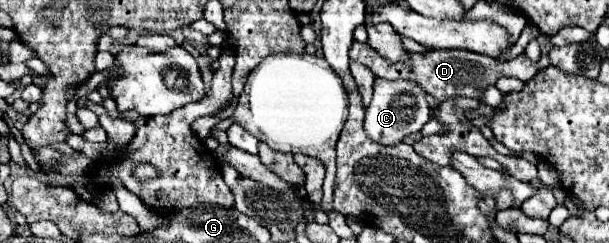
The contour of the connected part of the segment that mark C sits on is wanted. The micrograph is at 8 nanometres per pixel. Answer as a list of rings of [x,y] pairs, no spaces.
[[[376,77],[376,81],[374,81],[374,97],[372,97],[370,105],[366,107],[366,119],[364,119],[366,133],[374,141],[384,143],[384,145],[386,143],[388,145],[400,143],[404,135],[420,131],[422,125],[430,121],[432,109],[428,105],[426,97],[428,97],[428,93],[416,81],[408,81],[408,79],[388,81],[388,79]]]

